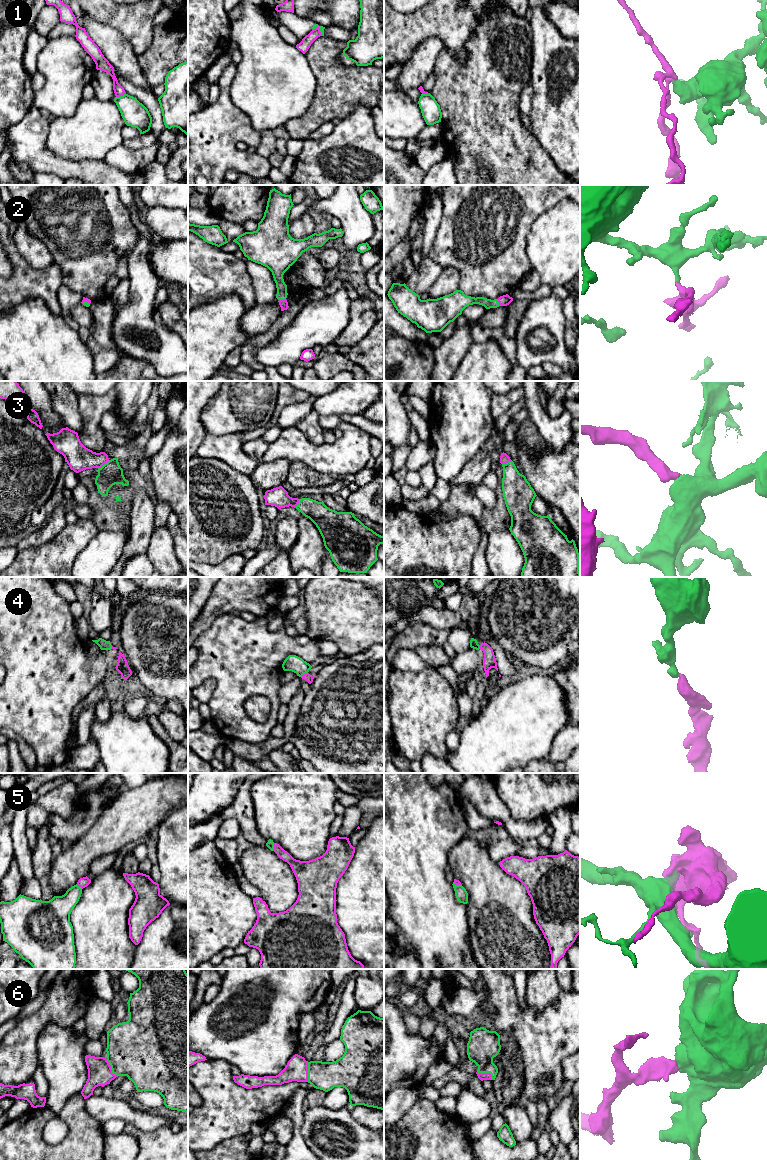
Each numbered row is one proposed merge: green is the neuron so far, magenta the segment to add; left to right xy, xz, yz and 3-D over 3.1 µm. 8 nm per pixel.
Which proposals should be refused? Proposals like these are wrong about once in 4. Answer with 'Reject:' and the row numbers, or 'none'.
Reject: 1, 5

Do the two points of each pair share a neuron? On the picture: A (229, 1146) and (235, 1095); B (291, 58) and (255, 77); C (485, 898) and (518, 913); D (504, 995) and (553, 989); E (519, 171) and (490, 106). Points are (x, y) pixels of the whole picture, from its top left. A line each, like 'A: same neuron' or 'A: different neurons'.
A: different neurons
B: same neuron
C: same neuron
D: different neurons
E: same neuron

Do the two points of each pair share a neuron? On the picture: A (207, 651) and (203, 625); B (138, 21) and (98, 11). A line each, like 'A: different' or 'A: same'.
A: different
B: same

